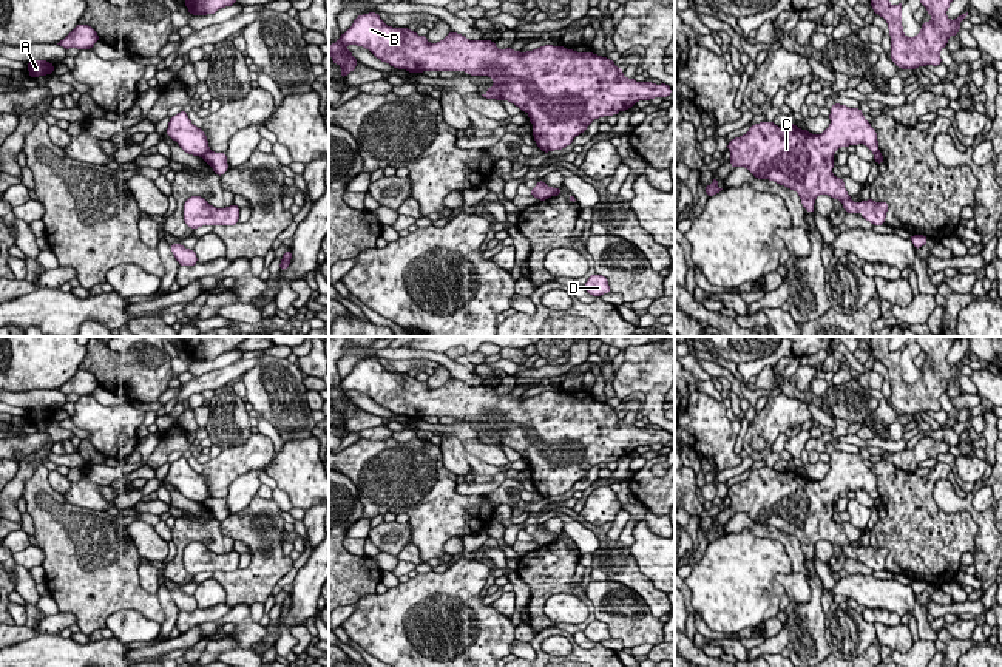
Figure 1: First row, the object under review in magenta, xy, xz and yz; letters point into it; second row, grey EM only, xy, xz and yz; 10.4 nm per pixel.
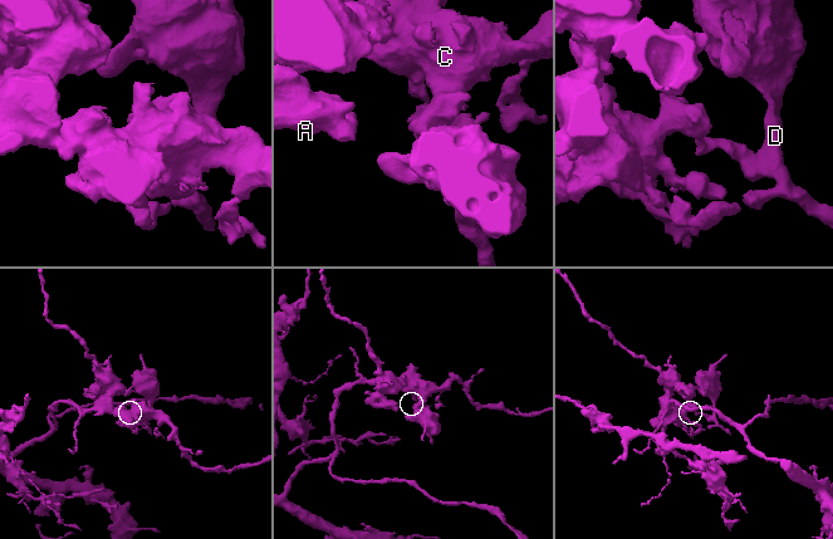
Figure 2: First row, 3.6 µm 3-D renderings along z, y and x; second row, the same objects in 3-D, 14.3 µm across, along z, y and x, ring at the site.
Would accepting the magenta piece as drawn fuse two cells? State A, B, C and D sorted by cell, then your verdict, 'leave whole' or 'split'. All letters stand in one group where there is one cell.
A B C / D; split

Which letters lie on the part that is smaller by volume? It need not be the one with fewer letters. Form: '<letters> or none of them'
D

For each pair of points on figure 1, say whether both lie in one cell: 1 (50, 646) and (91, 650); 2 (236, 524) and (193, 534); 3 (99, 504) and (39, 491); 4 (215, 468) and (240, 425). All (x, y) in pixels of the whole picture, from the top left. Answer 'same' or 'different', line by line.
1: same
2: different
3: different
4: different

